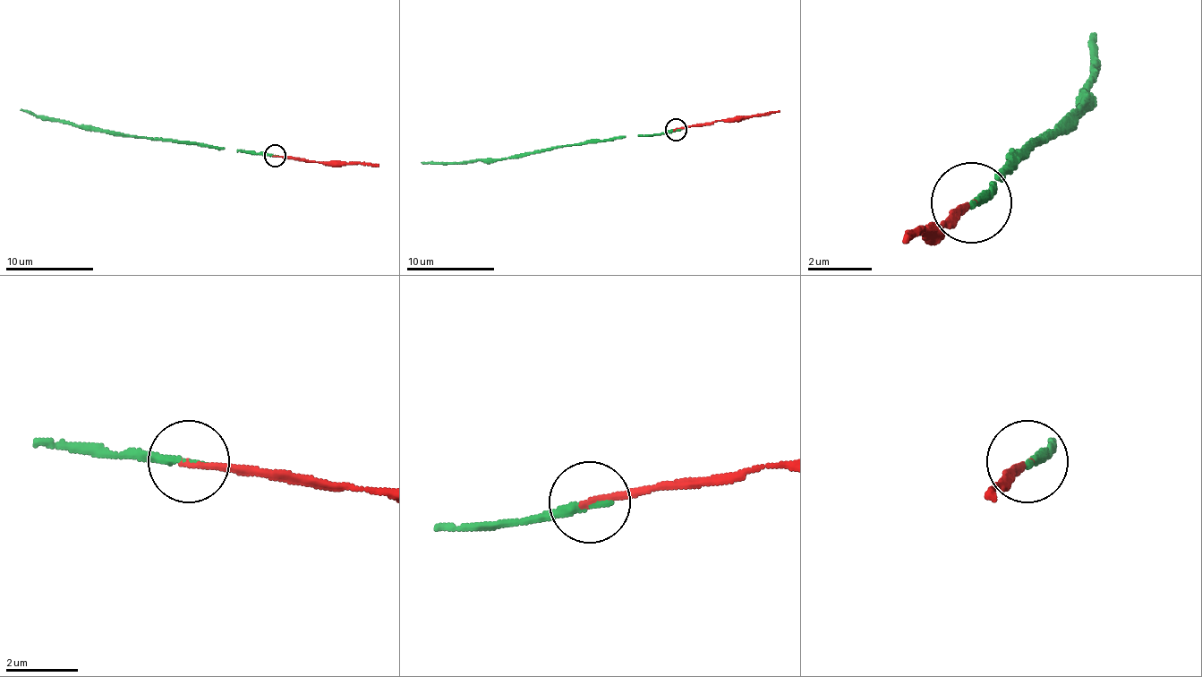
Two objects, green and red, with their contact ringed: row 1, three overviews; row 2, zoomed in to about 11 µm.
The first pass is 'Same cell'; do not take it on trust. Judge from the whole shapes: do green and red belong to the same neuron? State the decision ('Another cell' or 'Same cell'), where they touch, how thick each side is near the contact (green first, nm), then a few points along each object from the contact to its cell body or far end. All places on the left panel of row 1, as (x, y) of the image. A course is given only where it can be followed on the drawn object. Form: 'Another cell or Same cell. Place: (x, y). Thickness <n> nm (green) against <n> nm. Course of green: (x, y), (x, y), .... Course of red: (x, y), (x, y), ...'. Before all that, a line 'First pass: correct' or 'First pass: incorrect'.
First pass: correct
Same cell. Place: (275, 155). Thickness 240 nm (green) against 170 nm. Course of green: (274, 155), (177, 139), (150, 139), (98, 128), (78, 128), (40, 119), (21, 108). Course of red: (274, 155), (318, 163), (378, 166)

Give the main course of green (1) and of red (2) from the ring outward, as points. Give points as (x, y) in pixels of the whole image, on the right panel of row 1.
1: (969, 200), (1026, 143), (1034, 143), (1082, 103), (1098, 30)
2: (969, 200), (937, 232), (905, 240)

